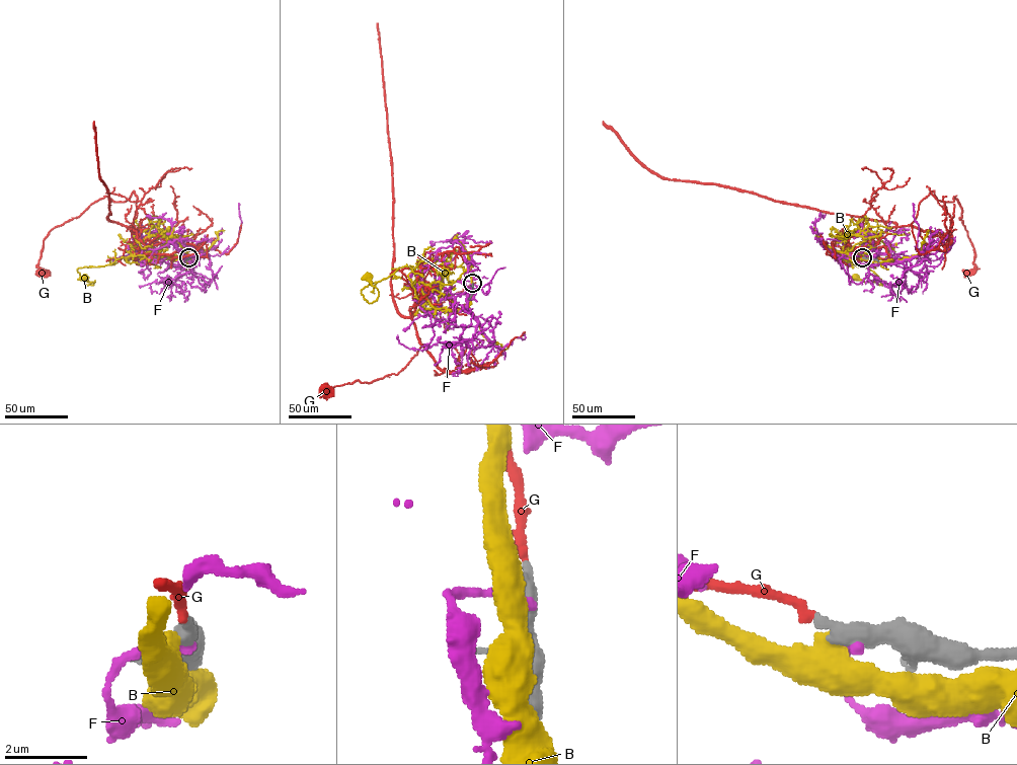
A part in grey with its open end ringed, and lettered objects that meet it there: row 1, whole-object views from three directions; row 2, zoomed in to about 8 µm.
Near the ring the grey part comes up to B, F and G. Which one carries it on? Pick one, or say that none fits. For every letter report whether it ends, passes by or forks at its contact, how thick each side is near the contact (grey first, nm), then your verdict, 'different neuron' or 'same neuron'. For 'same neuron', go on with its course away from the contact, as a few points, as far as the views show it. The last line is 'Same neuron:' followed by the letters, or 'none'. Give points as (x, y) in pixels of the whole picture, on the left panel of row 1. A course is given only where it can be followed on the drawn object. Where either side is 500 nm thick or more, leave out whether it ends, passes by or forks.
B: 500/650 nm | different neuron
F: 550/320 nm | different neuron
G: it ends | 320/220 nm | same neuron | via (188, 257), (135, 245), (134, 190), (55, 226), (42, 272)
Same neuron: G

